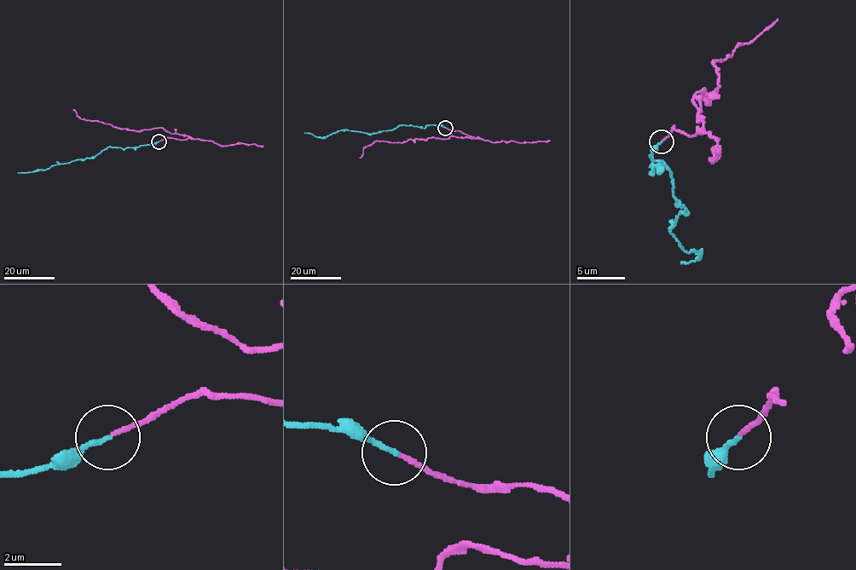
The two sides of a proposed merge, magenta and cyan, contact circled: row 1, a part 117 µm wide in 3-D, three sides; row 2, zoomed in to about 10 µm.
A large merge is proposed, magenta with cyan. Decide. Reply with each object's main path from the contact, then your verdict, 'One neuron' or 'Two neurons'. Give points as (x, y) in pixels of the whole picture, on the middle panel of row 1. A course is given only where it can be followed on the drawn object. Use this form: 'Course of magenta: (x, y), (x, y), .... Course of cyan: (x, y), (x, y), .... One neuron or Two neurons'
Course of magenta: (446, 127), (475, 138), (428, 137), (402, 142), (376, 141), (363, 149), (360, 158). Course of cyan: (446, 127), (439, 125), (425, 128), (398, 125), (391, 129), (376, 133), (341, 129), (322, 137), (304, 132). One neuron

